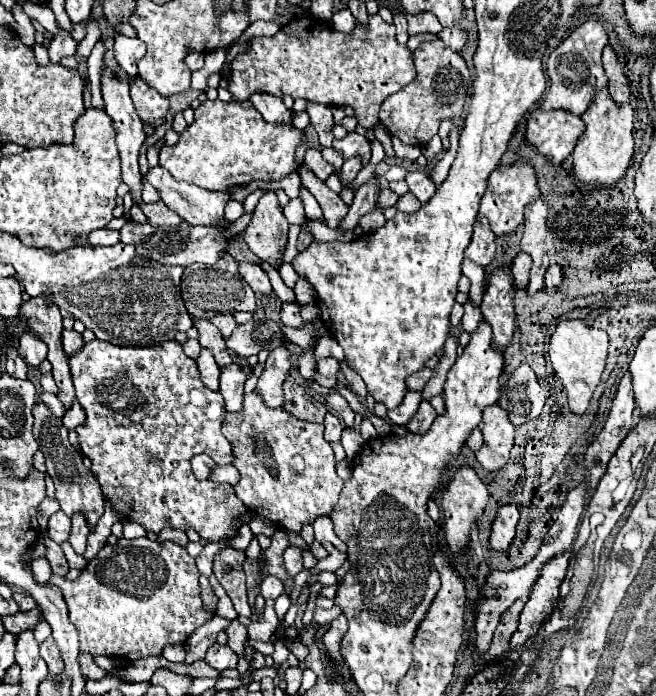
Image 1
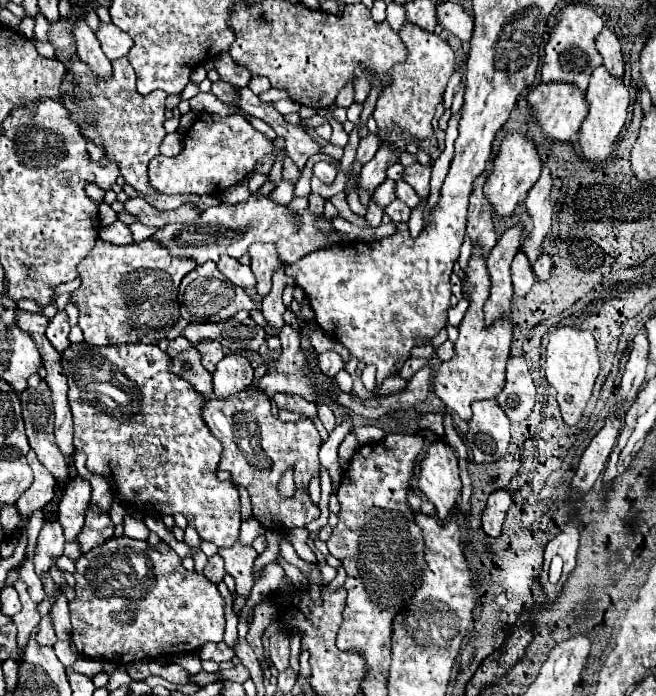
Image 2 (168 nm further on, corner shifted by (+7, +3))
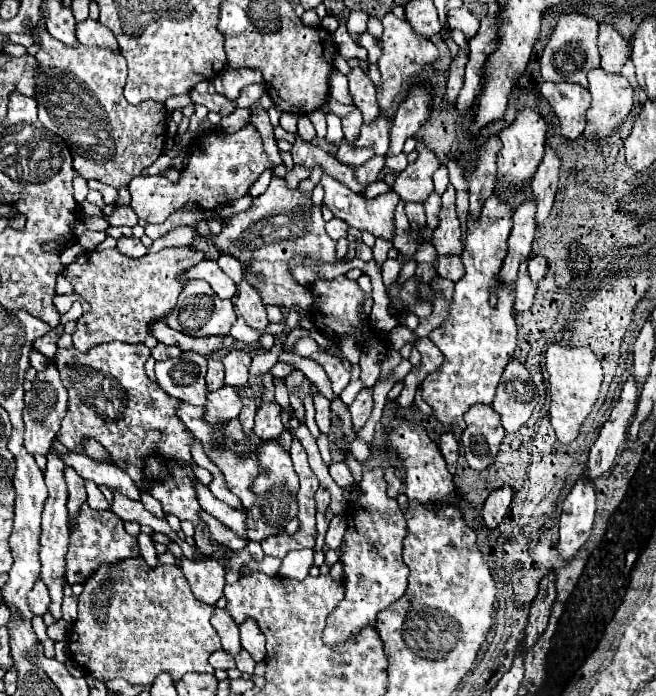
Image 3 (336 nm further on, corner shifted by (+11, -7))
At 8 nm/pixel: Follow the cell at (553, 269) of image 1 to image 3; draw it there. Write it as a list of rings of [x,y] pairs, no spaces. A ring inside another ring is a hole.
[[[534,255],[528,261],[528,275],[534,283],[538,283],[546,275],[546,259],[542,255]]]

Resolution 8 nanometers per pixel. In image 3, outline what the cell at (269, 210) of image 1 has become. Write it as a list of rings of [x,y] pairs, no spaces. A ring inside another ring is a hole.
[[[242,281],[238,285],[238,295],[236,295],[236,309],[238,313],[244,317],[244,321],[248,323],[248,327],[256,329],[256,331],[264,331],[268,325],[266,319],[266,307],[262,305],[260,295],[256,295],[256,289],[252,289],[248,285],[248,281]]]

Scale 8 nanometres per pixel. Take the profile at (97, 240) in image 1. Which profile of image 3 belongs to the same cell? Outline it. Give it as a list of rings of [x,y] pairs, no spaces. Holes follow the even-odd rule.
[[[122,237],[122,239],[118,239],[118,249],[120,249],[120,253],[124,253],[128,257],[142,257],[148,251],[142,245],[142,241],[134,239],[134,237]]]

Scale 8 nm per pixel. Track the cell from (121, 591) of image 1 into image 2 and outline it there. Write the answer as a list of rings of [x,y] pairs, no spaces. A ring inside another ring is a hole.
[[[112,537],[108,541],[104,541],[102,545],[94,547],[92,551],[84,553],[78,561],[76,561],[76,597],[70,601],[70,617],[72,617],[72,643],[76,647],[76,651],[84,657],[92,657],[92,659],[106,659],[106,661],[118,661],[120,665],[126,663],[134,663],[140,659],[156,659],[160,655],[178,655],[178,653],[186,653],[186,651],[198,651],[200,645],[204,645],[206,641],[222,641],[222,633],[224,633],[224,597],[220,595],[216,583],[212,583],[210,579],[206,579],[200,573],[188,573],[182,567],[182,559],[174,553],[174,549],[170,549],[170,545],[166,541],[160,541],[158,545],[150,545],[146,541],[138,541],[138,539],[130,539],[130,537]]]

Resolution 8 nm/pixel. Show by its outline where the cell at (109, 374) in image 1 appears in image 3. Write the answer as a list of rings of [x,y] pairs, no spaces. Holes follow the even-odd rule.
[[[112,341],[112,343],[96,345],[86,353],[80,353],[74,347],[58,349],[56,351],[56,367],[60,371],[64,387],[68,389],[68,413],[62,419],[62,427],[56,433],[56,439],[74,453],[80,453],[80,439],[84,439],[84,437],[100,441],[104,445],[104,449],[108,449],[112,459],[116,459],[114,465],[120,465],[138,483],[138,487],[142,487],[144,483],[150,483],[148,493],[162,503],[164,513],[172,513],[180,521],[186,519],[186,521],[194,523],[194,527],[196,527],[196,535],[194,535],[196,545],[200,547],[200,551],[204,555],[210,555],[210,551],[226,549],[226,547],[210,543],[208,527],[198,517],[200,505],[198,505],[198,499],[196,499],[196,491],[192,487],[194,473],[188,465],[192,461],[192,457],[190,457],[192,433],[184,427],[184,423],[180,423],[180,419],[176,419],[176,407],[180,405],[180,401],[170,397],[158,383],[152,383],[146,377],[144,363],[146,363],[148,357],[150,357],[150,349],[144,343],[130,345],[130,343]],[[134,459],[142,459],[144,463],[140,463],[140,467],[138,467],[138,465],[134,465]],[[170,459],[174,459],[174,463],[168,463],[168,465],[172,465],[172,467],[168,467],[170,469],[170,473],[168,473],[164,461],[170,461]]]

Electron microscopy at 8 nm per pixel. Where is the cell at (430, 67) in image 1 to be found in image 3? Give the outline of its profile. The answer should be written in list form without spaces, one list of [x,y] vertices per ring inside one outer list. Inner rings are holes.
[[[388,13],[382,19],[382,25],[384,25],[382,57],[378,61],[378,69],[382,73],[382,89],[378,91],[378,105],[380,105],[380,109],[388,109],[392,105],[394,97],[400,93],[404,79],[414,81],[416,73],[420,73],[426,65],[430,65],[432,61],[438,59],[438,49],[434,47],[434,43],[430,39],[414,33],[414,29],[410,27],[410,23],[406,19],[398,19],[392,13]]]

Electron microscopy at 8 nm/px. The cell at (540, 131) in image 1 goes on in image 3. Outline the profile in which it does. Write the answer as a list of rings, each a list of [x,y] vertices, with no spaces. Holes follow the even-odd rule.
[[[550,81],[540,89],[560,119],[560,131],[568,139],[578,139],[586,127],[586,111],[590,107],[590,93],[576,83]]]

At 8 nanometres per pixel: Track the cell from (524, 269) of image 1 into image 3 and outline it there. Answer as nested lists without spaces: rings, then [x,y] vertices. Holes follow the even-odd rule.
[[[522,261],[522,267],[518,271],[518,279],[516,279],[516,311],[526,311],[532,307],[534,303],[534,295],[536,295],[536,285],[530,281],[528,269],[526,269],[526,261]]]

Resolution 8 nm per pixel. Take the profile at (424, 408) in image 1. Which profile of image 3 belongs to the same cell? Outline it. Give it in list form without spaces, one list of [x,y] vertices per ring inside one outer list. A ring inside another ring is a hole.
[[[444,433],[442,435],[442,439],[440,439],[440,451],[442,451],[442,455],[444,455],[444,459],[446,459],[448,465],[452,465],[452,463],[458,461],[458,441],[456,441],[456,437],[452,433]]]

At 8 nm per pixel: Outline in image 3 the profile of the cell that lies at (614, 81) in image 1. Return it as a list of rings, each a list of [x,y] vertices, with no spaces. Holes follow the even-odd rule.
[[[600,23],[598,49],[600,49],[600,57],[602,57],[600,67],[608,73],[620,73],[620,69],[624,67],[624,63],[630,57],[626,39],[610,23]]]

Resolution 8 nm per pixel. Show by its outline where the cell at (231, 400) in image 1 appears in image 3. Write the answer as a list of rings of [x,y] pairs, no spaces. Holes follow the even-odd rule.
[[[230,351],[222,359],[222,363],[226,371],[226,385],[232,385],[232,387],[248,385],[248,365],[250,365],[248,351]]]

